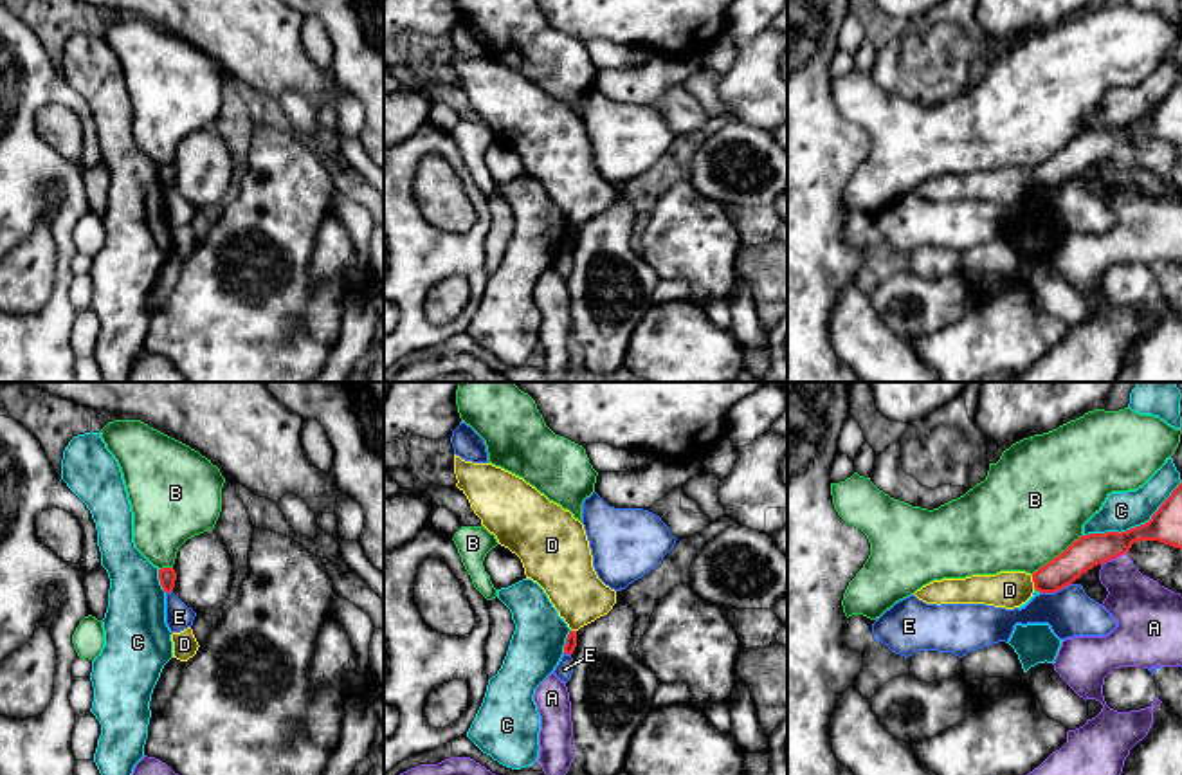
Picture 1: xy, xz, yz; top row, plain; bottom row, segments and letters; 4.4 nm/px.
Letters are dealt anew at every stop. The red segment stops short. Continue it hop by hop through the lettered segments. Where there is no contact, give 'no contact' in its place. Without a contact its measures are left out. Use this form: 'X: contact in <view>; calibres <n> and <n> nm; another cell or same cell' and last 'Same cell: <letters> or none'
A: contact in yz; calibres 140 and 260 nm; another cell
B: contact in yz; calibres 140 and 480 nm; another cell
C: contact in yz; calibres 140 and 170 nm; another cell
D: contact in yz; calibres 140 and 170 nm; another cell
E: contact in yz; calibres 140 and 220 nm; another cell
Same cell: none

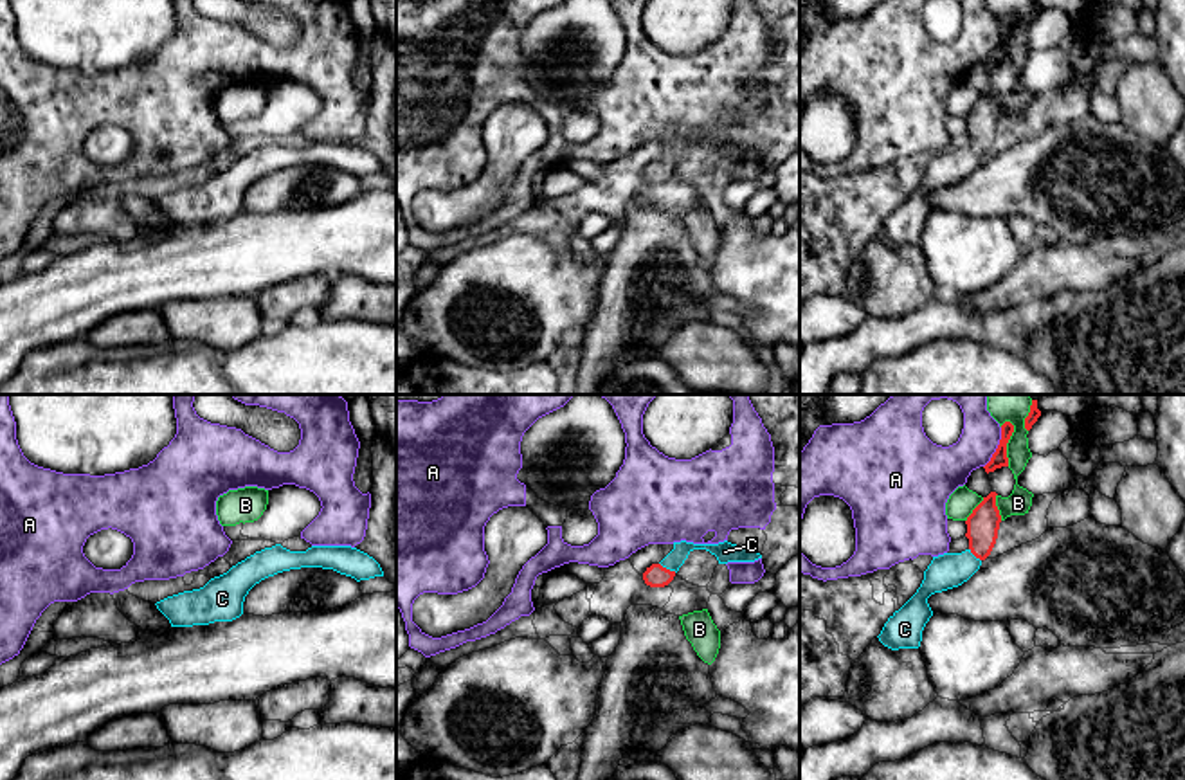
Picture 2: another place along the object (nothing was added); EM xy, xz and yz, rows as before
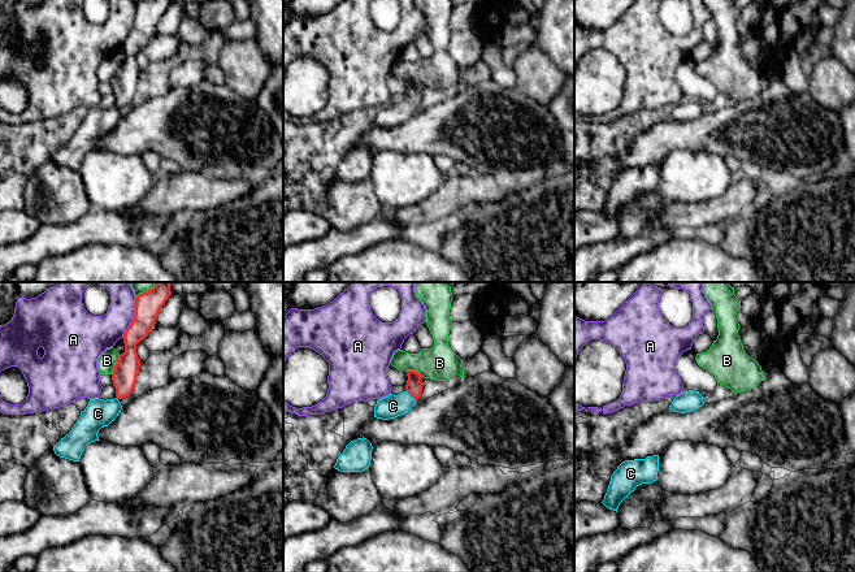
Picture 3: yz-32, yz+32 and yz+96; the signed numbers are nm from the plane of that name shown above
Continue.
A: contact in yz; calibres 70 and 190 nm; another cell
B: contact in yz; calibres 70 and 190 nm; another cell
C: contact in xz; calibres 100 and 80 nm; same cell
Same cell: C

